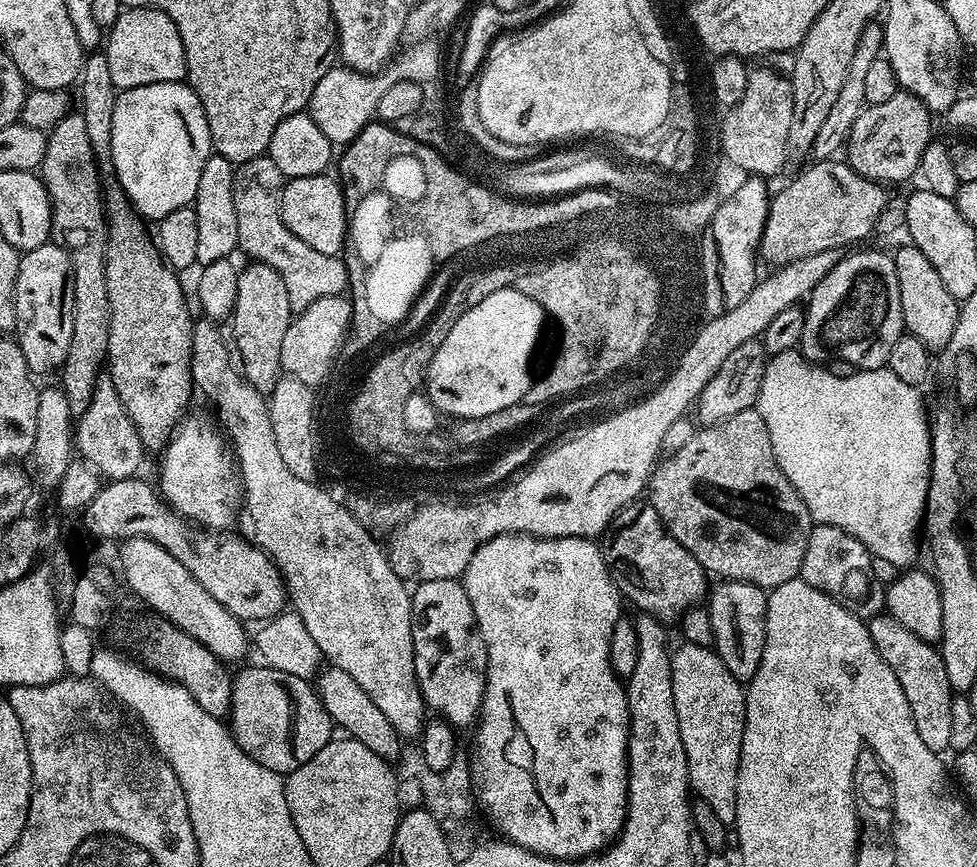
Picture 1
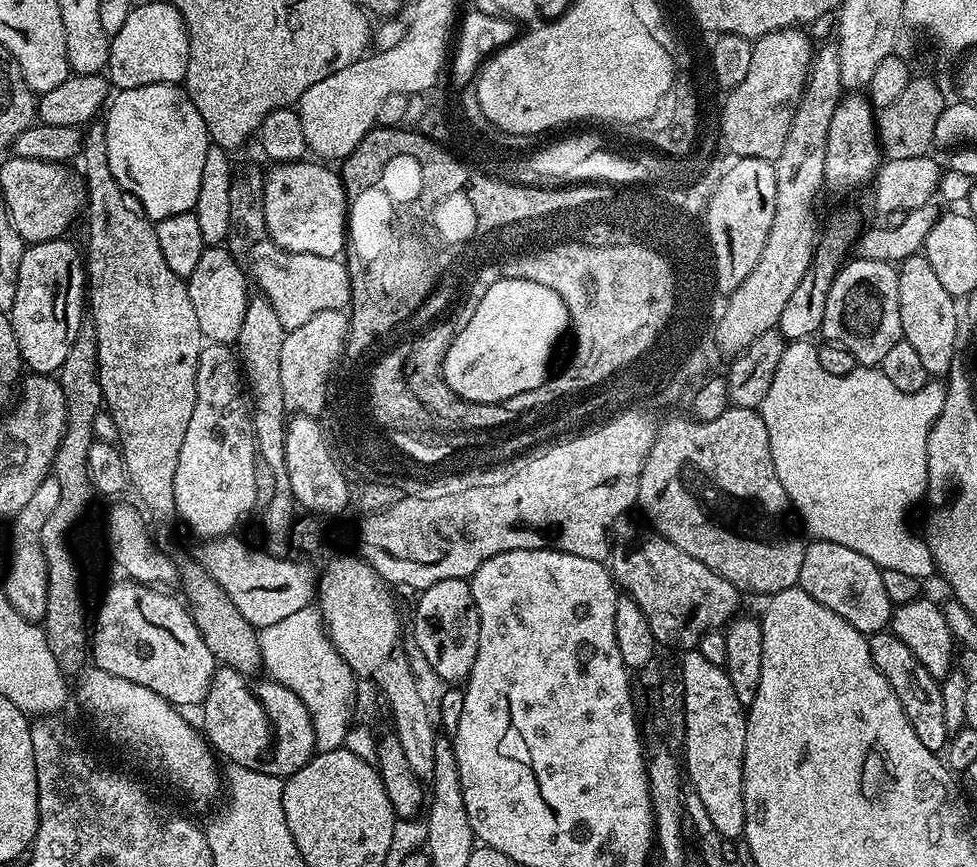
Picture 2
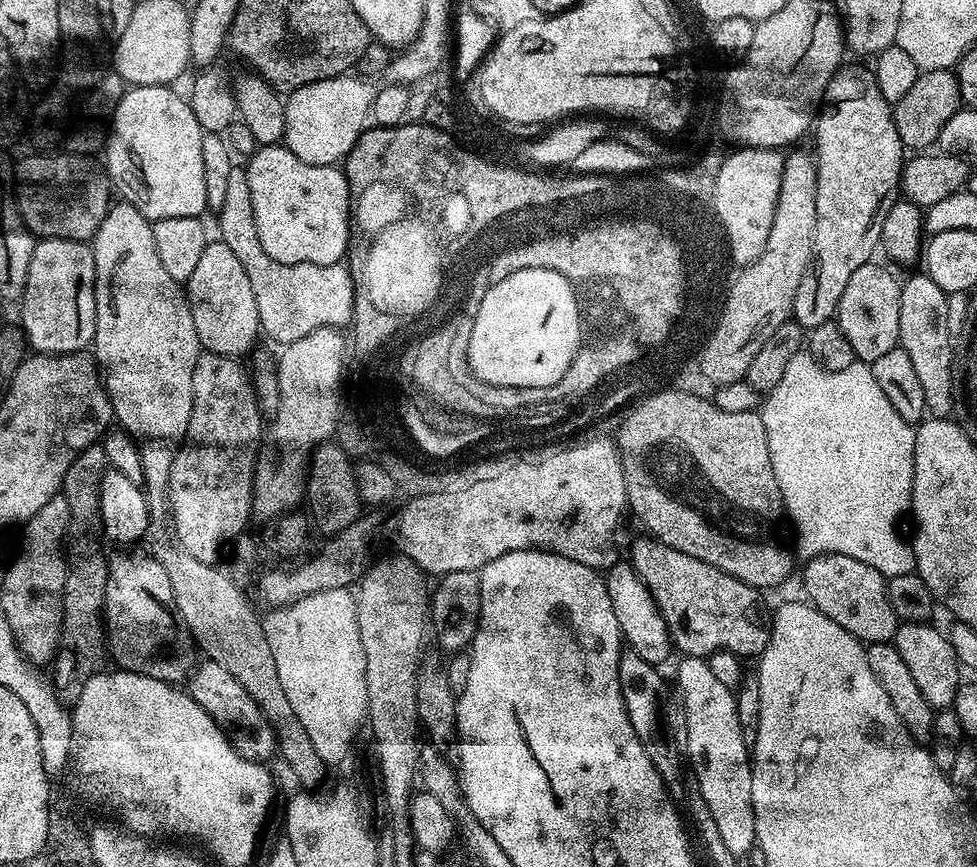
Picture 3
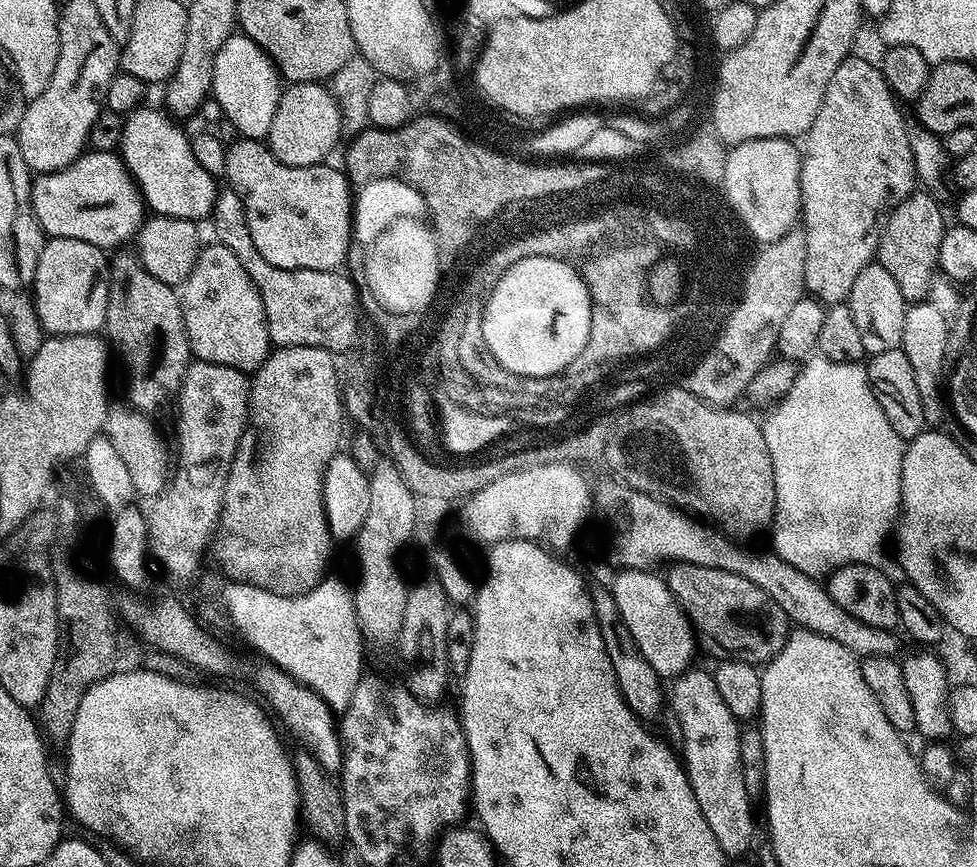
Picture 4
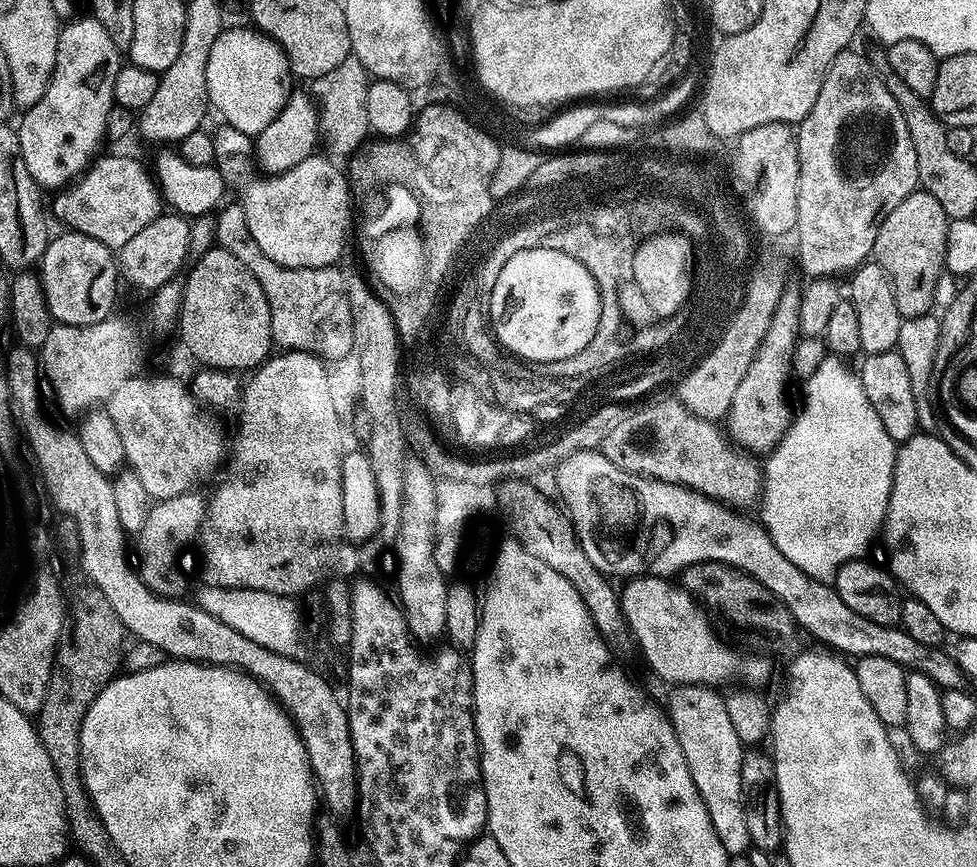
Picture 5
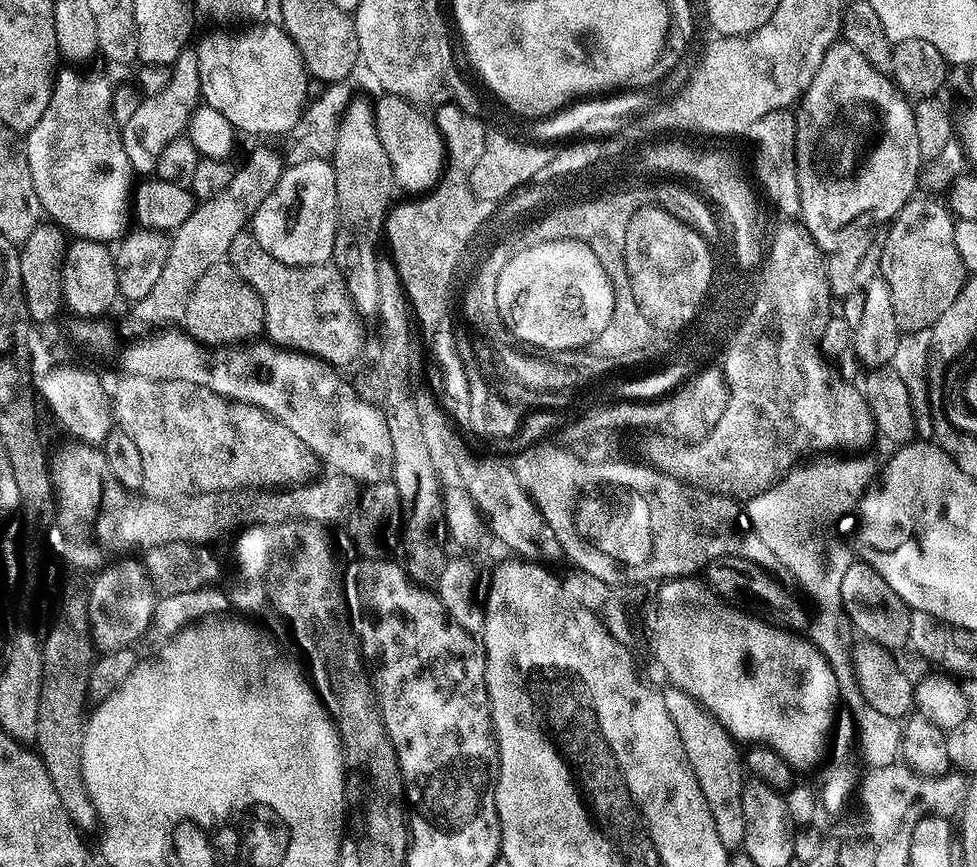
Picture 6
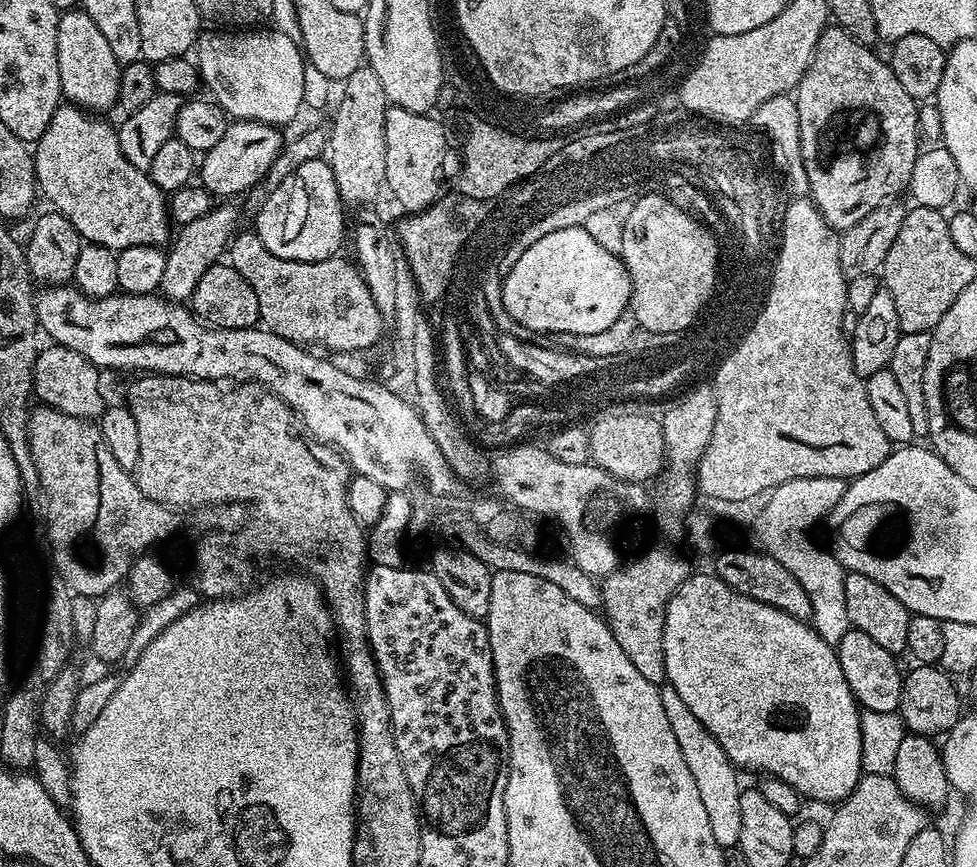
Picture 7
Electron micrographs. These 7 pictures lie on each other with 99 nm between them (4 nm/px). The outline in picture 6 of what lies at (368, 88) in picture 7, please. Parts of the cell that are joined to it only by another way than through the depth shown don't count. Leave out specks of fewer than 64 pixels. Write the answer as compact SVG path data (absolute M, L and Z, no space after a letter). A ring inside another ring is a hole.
M353 99L341 117L332 165L335 170L336 228L331 263L342 274L358 315L373 319L379 315L377 266L380 260L376 256L376 242L383 233L392 202L389 197L396 190L396 183L389 155L376 134L369 101Z

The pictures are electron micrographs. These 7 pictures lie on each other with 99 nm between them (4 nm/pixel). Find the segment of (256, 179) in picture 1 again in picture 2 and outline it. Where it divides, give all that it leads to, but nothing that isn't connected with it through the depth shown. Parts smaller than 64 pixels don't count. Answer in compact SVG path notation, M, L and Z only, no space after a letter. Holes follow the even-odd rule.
M244 164L235 169L230 182L230 230L226 247L237 260L238 266L244 271L251 283L257 284L259 295L268 300L274 312L278 314L278 320L287 330L297 328L310 322L314 314L322 314L322 310L344 310L351 305L351 280L348 277L348 268L343 259L331 256L322 258L318 254L298 254L287 252L280 248L270 238L266 230L266 218L264 217L264 177L265 169L256 164Z

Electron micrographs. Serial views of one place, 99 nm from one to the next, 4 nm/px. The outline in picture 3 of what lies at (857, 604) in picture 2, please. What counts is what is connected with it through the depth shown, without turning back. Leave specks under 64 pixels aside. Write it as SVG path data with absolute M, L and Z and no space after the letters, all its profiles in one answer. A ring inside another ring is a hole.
M846 554L815 556L804 567L804 592L807 603L817 608L830 622L838 622L842 630L854 634L865 645L895 641L898 619L888 596L888 580L874 566L846 558Z

